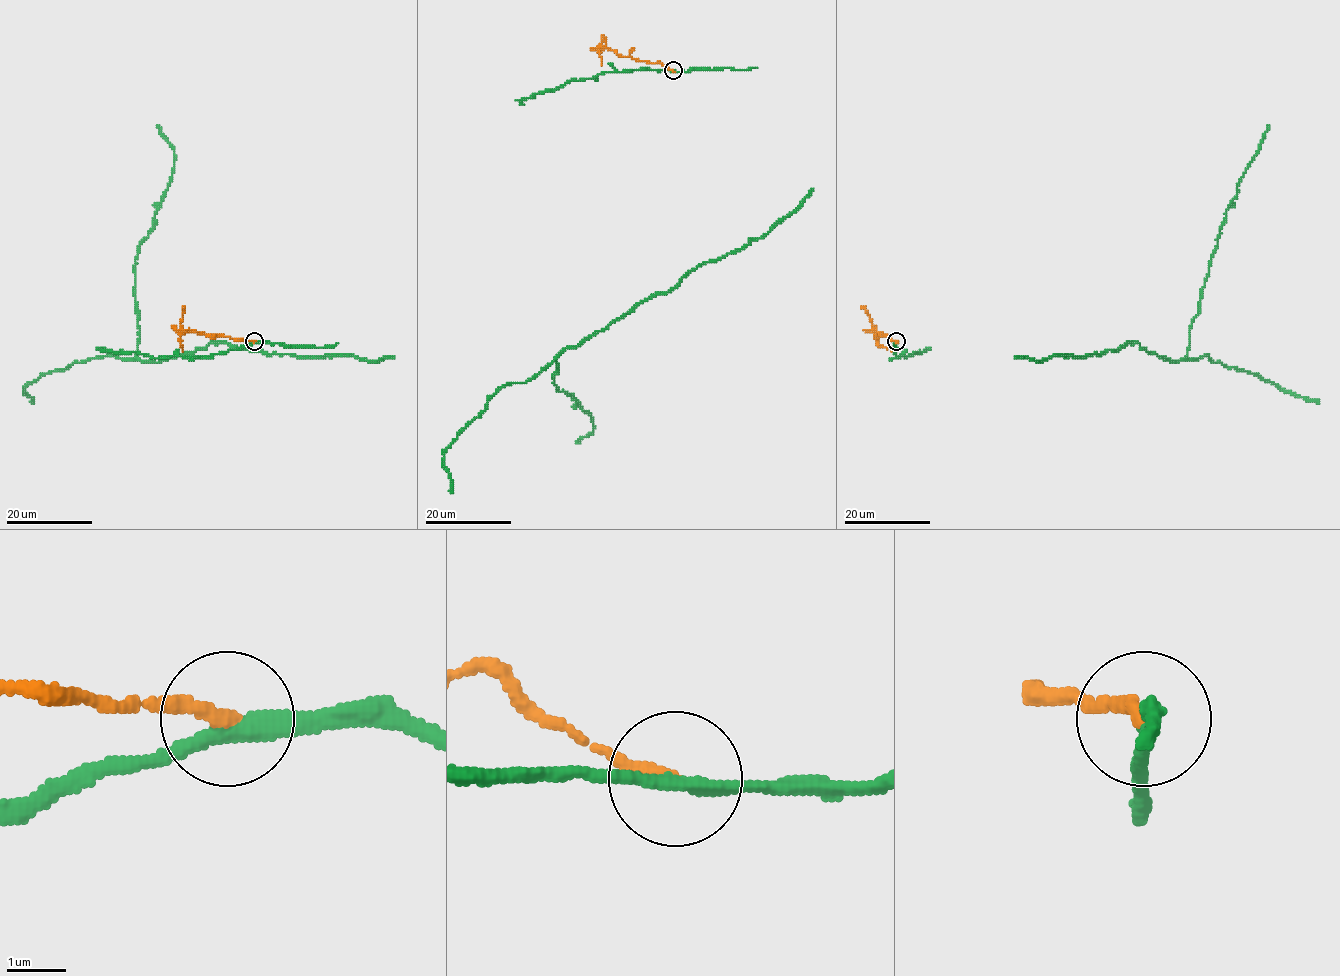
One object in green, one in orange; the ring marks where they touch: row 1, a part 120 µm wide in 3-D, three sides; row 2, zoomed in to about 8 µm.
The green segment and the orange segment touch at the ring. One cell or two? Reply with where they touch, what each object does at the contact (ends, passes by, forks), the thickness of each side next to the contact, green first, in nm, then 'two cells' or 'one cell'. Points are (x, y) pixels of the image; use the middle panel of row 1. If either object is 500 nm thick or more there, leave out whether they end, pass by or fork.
place (673, 70); green passes by; orange ends; calibres 280 and 240 nm; two cells

